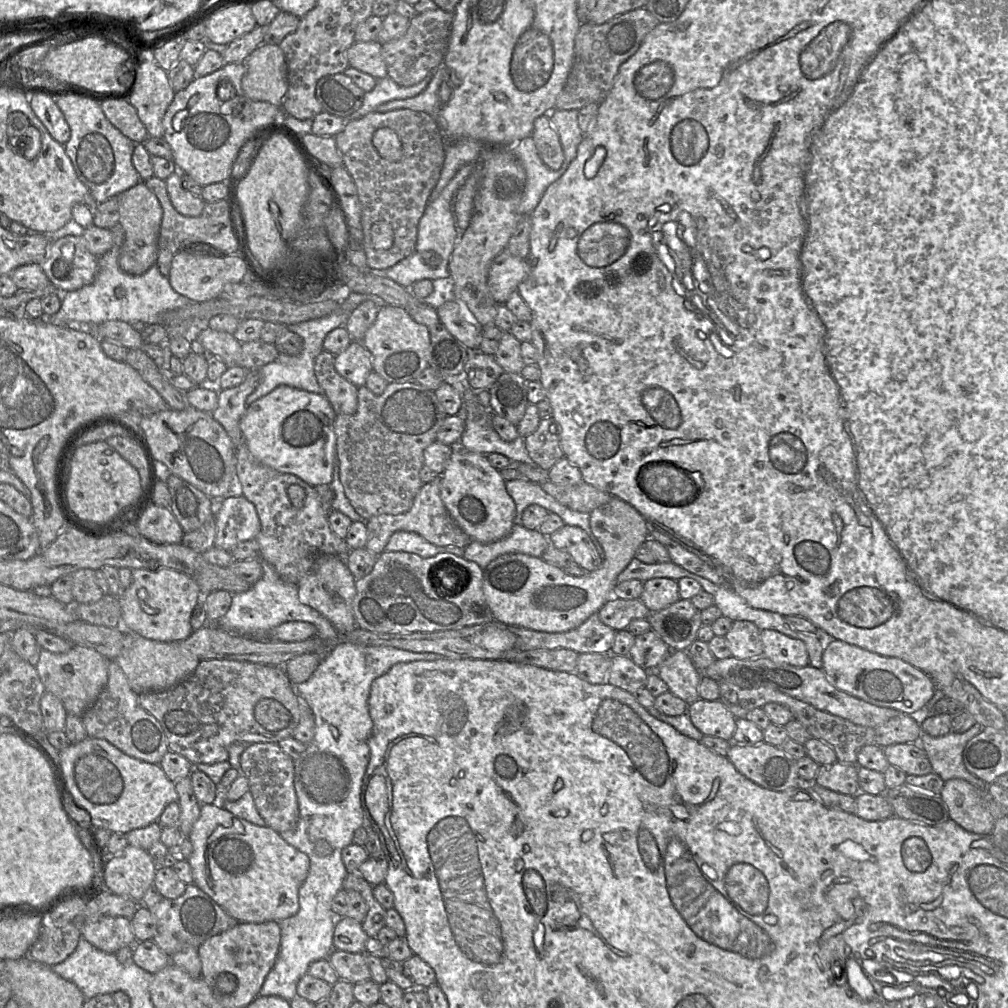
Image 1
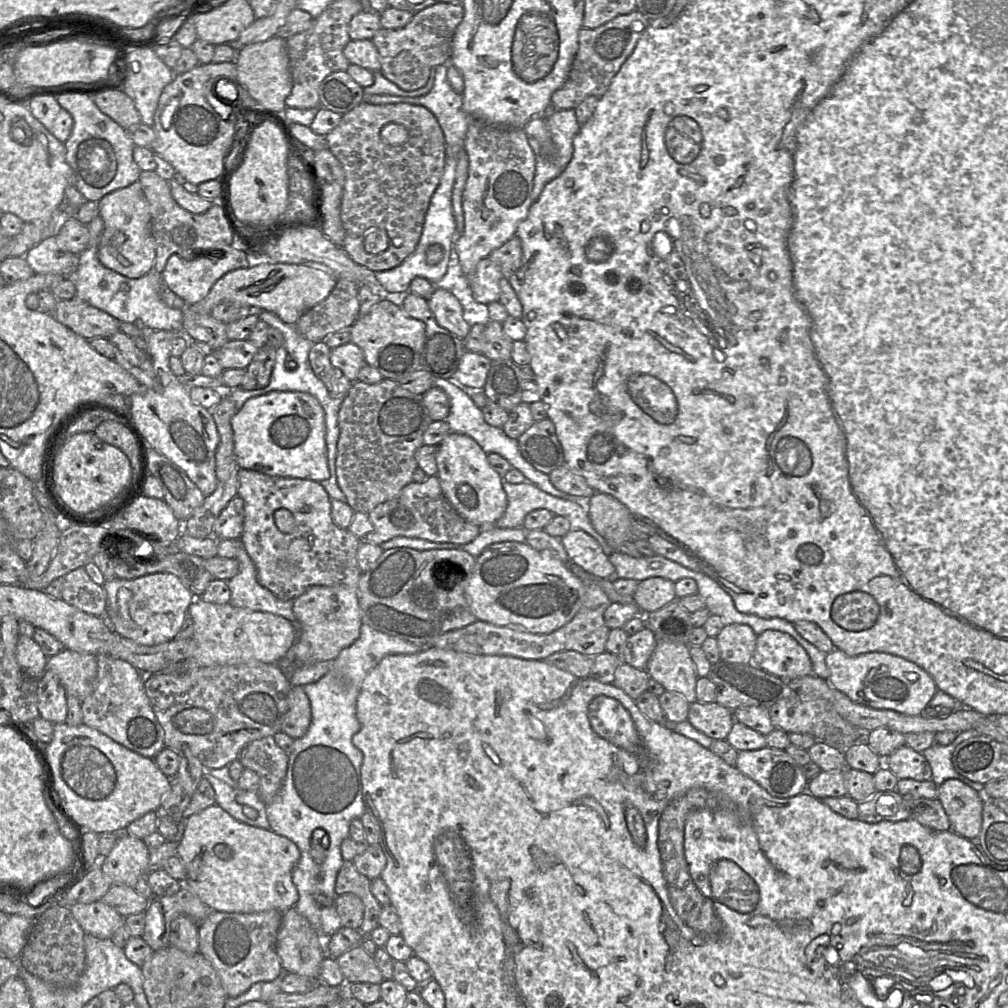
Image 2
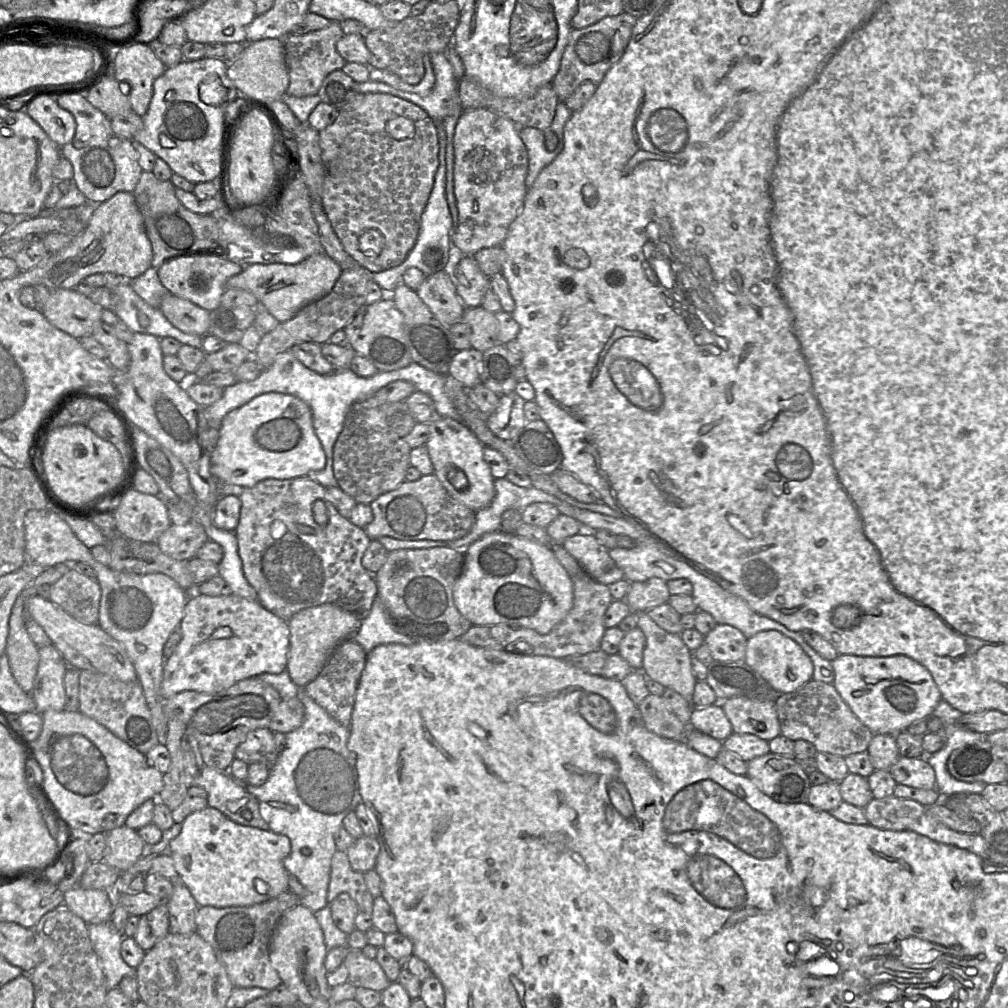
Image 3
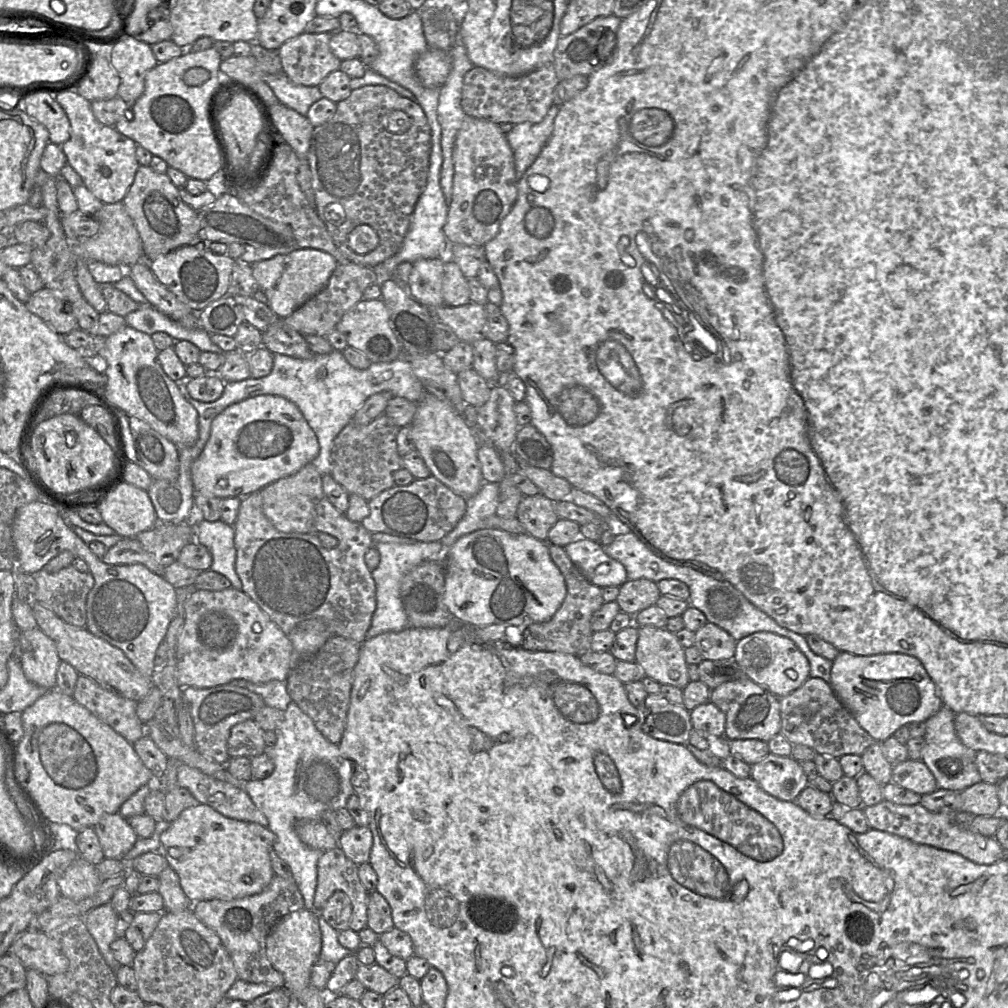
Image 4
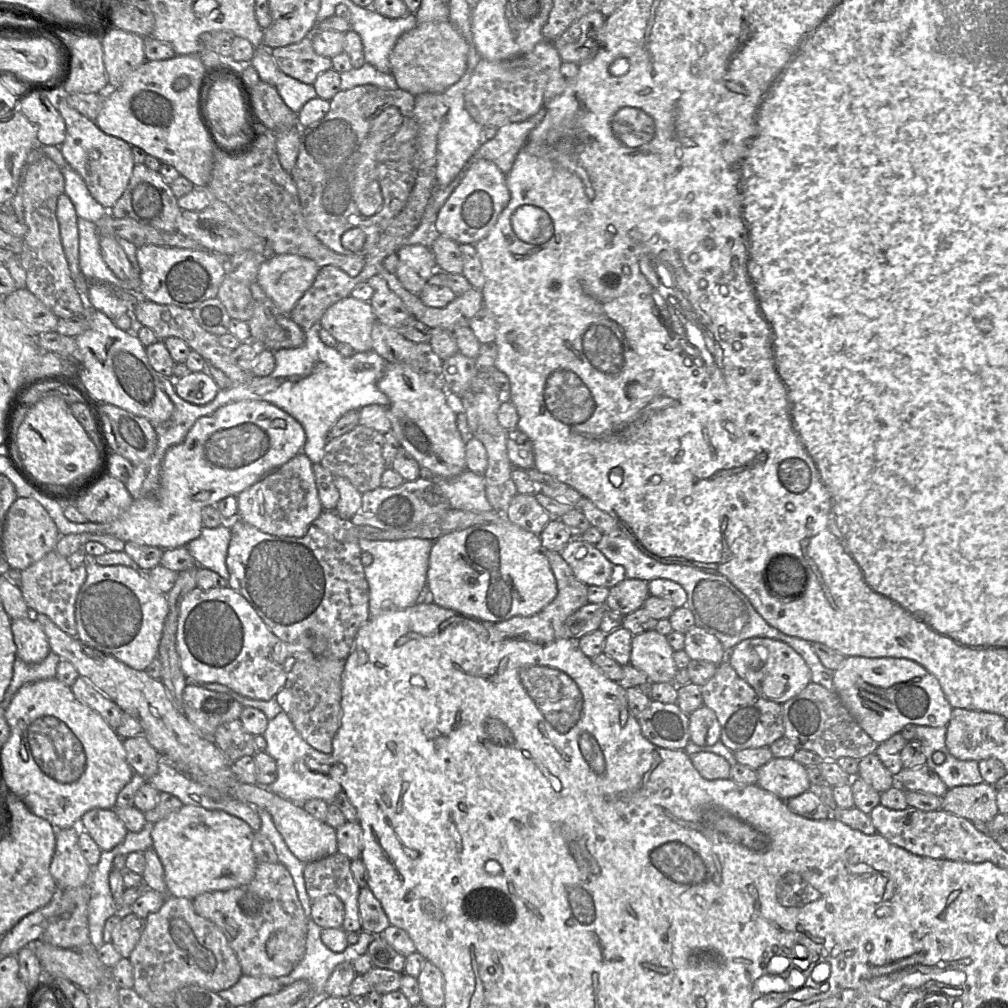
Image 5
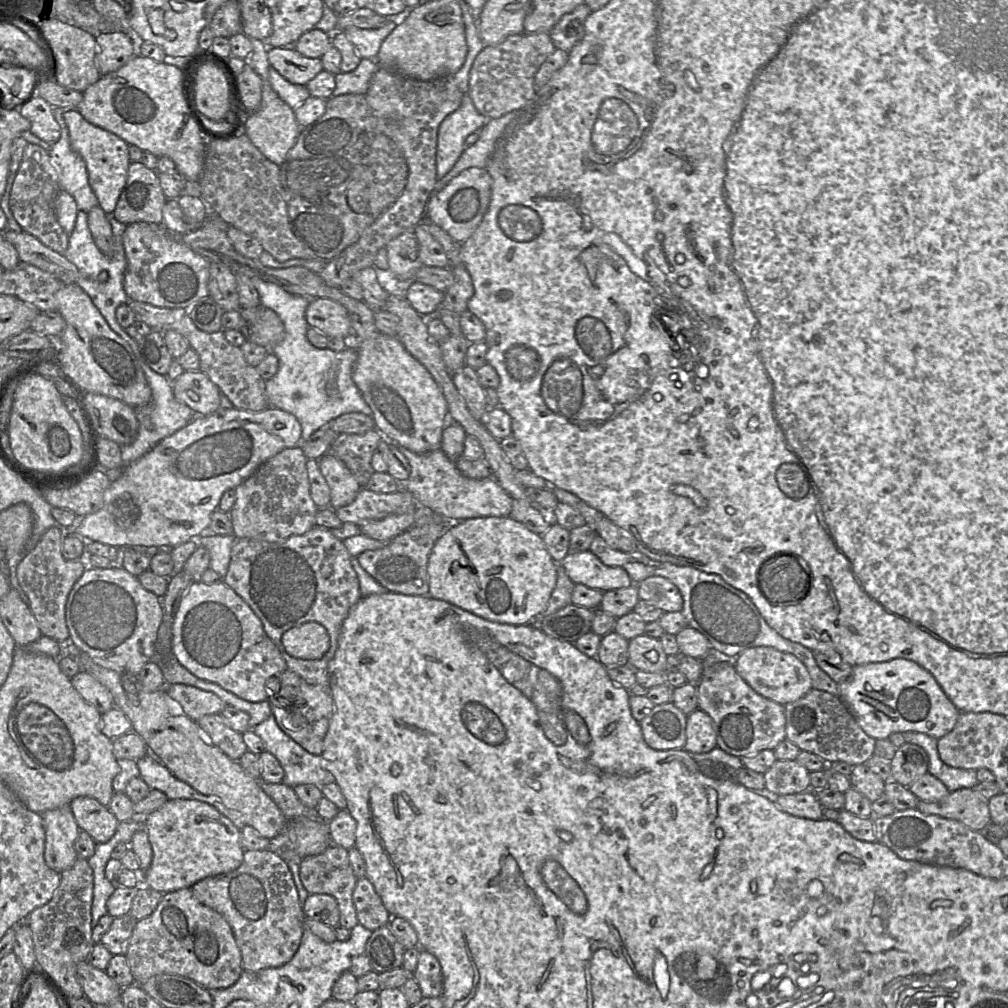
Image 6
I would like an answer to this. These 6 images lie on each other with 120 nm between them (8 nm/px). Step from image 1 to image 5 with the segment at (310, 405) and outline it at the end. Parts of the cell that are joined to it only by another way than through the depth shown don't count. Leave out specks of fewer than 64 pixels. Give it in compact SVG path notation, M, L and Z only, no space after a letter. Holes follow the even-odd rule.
M242 400L242 401L226 404L223 407L220 407L214 413L212 413L210 415L202 416L199 419L197 419L196 422L191 427L191 429L189 430L189 432L187 433L185 439L181 443L171 447L166 452L164 459L163 459L162 470L161 470L161 488L160 488L160 492L159 492L159 498L157 498L156 500L150 500L150 499L134 500L132 502L132 504L130 505L130 507L127 510L125 510L119 517L117 517L116 519L112 520L109 523L98 523L98 524L103 524L103 534L113 535L116 538L124 541L125 543L126 542L135 542L135 543L143 544L143 545L147 545L147 546L158 547L158 548L161 548L164 550L165 549L171 549L171 548L178 548L178 547L182 547L182 546L187 546L189 542L198 538L201 534L201 531L203 529L201 513L202 513L202 509L204 507L209 506L209 505L213 505L213 504L217 504L222 499L224 499L228 496L237 496L243 490L247 489L248 487L250 487L251 485L253 485L254 483L256 483L257 481L262 479L264 476L266 476L270 472L274 471L275 469L279 468L280 466L282 466L283 464L285 464L286 462L291 460L294 456L296 456L297 454L302 452L305 441L306 441L306 435L305 435L305 431L304 431L304 428L302 427L302 425L295 418L290 416L288 413L286 413L285 411L281 410L280 408L276 407L275 405L273 405L271 403L268 403L266 401L261 401L261 400Z

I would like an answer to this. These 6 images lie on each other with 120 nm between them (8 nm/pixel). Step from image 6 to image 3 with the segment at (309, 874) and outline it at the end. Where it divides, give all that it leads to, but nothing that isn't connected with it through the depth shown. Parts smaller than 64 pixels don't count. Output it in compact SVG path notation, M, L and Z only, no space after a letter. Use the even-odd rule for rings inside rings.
M337 850L331 860L327 902L330 904L341 893L348 893L357 904L355 927L366 932L373 927L372 914L374 898L364 879L364 873L355 871L350 865L347 853Z

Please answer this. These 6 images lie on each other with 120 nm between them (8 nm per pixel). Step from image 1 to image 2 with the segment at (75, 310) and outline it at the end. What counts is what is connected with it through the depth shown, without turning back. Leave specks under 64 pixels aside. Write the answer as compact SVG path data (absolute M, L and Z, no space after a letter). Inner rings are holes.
M88 246L79 254L79 265L73 274L76 298L96 307L120 322L134 323L141 319L145 328L151 330L181 330L183 310L167 306L160 297L163 284L161 273L152 269L138 279L127 278L105 266L99 261L98 247Z

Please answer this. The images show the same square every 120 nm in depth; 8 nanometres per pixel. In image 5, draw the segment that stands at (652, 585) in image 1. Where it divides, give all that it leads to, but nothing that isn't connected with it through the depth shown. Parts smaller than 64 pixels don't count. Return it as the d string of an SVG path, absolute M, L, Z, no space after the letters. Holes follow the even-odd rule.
M625 578L616 586L609 588L605 605L607 610L626 616L643 607L650 596L650 581Z

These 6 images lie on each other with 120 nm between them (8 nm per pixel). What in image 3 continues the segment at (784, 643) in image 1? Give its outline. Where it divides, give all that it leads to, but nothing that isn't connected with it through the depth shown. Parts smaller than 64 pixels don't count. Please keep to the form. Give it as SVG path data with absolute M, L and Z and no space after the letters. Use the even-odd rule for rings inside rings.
M766 630L748 639L744 661L781 694L795 692L813 679L810 657L796 641L779 631Z

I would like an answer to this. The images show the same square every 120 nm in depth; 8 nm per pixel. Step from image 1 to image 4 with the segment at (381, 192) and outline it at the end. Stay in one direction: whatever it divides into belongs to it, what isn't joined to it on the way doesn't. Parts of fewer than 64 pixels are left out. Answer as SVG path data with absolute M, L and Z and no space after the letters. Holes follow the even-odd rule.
M367 85L352 90L346 99L337 103L332 118L314 127L307 162L312 174L315 210L336 247L350 262L375 268L399 252L417 201L427 185L431 148L431 128L418 102L383 85ZM394 110L404 111L411 119L410 128L403 134L393 134L383 126L383 117ZM359 225L371 226L379 236L377 247L366 254L355 252L348 241L350 232Z

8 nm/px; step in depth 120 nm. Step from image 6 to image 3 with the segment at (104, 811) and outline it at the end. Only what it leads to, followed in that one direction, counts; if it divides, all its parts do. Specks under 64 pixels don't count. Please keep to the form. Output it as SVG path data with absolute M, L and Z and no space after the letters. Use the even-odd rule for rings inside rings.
M126 825L106 833L106 854L103 861L120 873L128 870L139 860L145 842L138 832Z

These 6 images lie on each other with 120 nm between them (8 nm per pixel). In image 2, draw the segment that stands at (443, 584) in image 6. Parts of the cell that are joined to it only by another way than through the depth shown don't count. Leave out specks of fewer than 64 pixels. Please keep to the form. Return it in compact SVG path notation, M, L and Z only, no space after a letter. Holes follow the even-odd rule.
M506 541L499 542L487 547L478 557L476 557L475 566L469 577L468 584L465 589L465 599L476 618L498 626L512 628L522 632L530 632L535 634L549 634L568 623L580 609L585 595L585 587L581 579L572 573L568 564L554 558L545 552L537 551L526 542Z

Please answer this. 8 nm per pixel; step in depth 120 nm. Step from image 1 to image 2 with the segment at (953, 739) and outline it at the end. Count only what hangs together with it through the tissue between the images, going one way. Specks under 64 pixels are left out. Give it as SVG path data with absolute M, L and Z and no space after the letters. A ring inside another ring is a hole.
M972 728L958 733L955 740L948 745L934 743L934 745L922 752L931 766L932 780L938 786L943 784L946 780L958 779L983 794L984 785L982 783L971 781L970 779L957 773L952 763L953 752L957 745L964 740L976 737L978 735L980 735L979 732Z

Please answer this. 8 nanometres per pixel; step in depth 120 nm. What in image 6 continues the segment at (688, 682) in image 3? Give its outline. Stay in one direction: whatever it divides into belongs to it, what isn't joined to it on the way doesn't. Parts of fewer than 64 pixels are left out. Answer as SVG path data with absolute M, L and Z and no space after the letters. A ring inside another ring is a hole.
M642 634L629 640L628 665L635 671L664 672L667 656L659 638ZM650 650L657 651L658 659L656 662L646 659L645 653Z

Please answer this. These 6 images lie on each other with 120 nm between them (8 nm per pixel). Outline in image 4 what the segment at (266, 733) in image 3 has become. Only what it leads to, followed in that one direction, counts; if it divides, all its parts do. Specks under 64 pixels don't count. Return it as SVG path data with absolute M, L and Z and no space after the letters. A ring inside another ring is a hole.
M252 719L234 725L227 743L230 758L253 758L265 752L265 731Z

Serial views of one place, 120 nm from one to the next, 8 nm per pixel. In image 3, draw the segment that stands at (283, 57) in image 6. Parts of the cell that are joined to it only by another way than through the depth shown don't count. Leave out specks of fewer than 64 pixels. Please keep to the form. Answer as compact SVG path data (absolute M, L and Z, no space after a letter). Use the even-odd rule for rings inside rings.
M331 21L324 29L304 35L289 34L284 38L285 61L289 72L287 94L295 97L316 95L330 73L342 70L346 61L336 50L336 44L343 35L342 22Z

